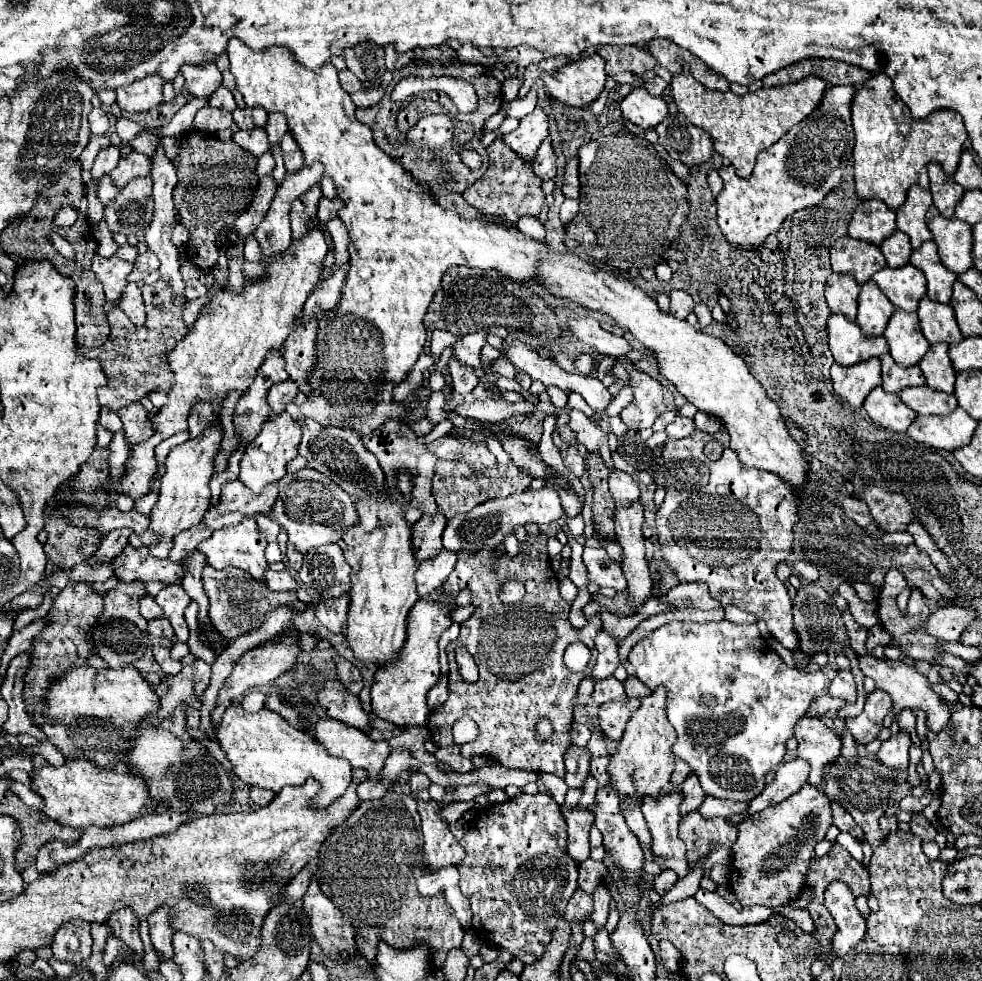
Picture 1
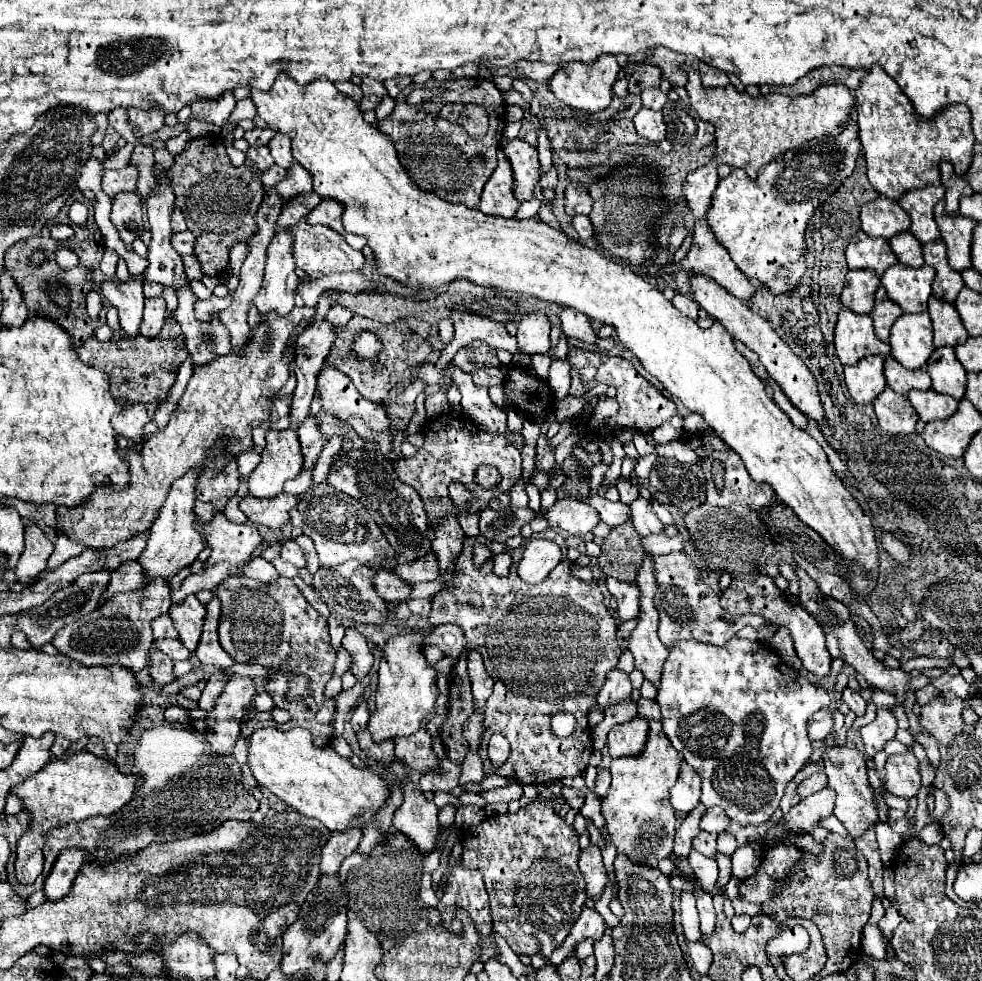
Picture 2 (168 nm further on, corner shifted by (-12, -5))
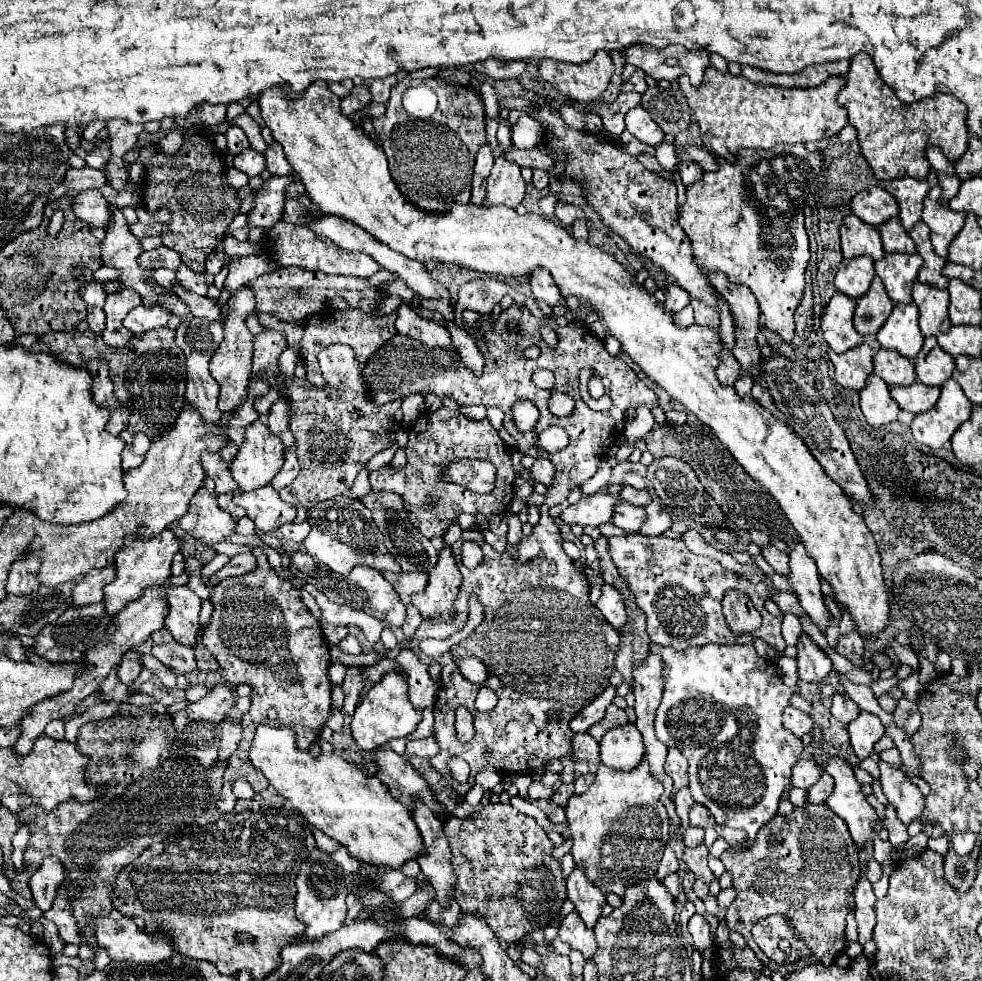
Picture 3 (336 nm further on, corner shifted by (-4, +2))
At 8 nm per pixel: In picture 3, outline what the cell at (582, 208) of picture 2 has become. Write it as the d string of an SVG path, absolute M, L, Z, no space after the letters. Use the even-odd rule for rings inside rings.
M557 202L555 206L555 218L563 224L563 226L571 226L577 218L587 218L585 212L577 206L571 206L571 204L563 204L563 202Z

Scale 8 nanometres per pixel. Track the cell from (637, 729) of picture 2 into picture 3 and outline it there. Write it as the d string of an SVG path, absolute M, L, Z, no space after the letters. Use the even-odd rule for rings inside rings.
M633 724L613 728L601 740L601 762L613 770L633 770L643 760L645 746Z

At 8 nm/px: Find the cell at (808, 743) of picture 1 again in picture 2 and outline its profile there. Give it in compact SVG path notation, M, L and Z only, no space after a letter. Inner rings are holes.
M827 747L823 753L823 763L825 763L825 773L829 777L829 787L837 793L835 799L835 815L837 819L847 827L851 837L861 837L865 829L869 829L877 821L877 811L873 805L871 797L871 787L867 781L867 765L865 757L859 753L859 749L851 747Z

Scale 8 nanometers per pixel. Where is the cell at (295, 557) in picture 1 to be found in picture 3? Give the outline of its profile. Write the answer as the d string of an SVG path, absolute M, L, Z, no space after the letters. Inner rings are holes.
M307 520L301 522L301 524L289 522L289 524L283 524L283 526L279 528L283 540L287 540L287 542L297 542L297 544L303 542L303 538L309 534L309 530L311 530L311 528L309 528L309 522L307 522Z

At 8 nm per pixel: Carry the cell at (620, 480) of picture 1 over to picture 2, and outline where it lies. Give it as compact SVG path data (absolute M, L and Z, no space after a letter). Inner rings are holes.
M637 497L629 507L631 507L633 525L635 525L635 529L637 529L637 533L641 537L647 537L647 535L653 535L653 533L661 533L663 523L657 519L649 499Z

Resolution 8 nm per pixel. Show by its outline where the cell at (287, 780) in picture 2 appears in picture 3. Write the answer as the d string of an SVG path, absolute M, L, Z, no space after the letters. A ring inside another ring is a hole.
M259 726L253 748L251 748L251 762L253 766L263 772L263 776L269 780L269 784L287 800L293 802L293 806L307 814L307 822L321 832L325 832L329 838L335 838L341 846L347 848L349 856L371 864L371 866L387 866L387 868L401 868L409 860L417 860L421 854L425 854L425 844L421 834L417 832L415 820L411 816L411 810L397 802L389 790L385 790L385 784L373 776L365 776L355 764L349 764L345 758L337 754L321 754L313 758L309 752L301 752L295 746L295 734L287 728L269 728Z

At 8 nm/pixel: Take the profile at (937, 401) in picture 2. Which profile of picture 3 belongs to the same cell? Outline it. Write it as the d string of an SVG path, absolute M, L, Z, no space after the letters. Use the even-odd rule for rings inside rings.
M913 382L909 386L891 386L891 398L897 406L911 414L921 414L931 410L939 398L939 386L925 386L921 382Z

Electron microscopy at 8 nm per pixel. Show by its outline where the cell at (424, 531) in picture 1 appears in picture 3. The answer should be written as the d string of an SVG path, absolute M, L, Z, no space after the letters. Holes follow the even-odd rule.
M387 572L383 574L385 580L397 590L397 594L401 596L413 596L413 594L421 594L427 586L427 574L393 574L393 572Z

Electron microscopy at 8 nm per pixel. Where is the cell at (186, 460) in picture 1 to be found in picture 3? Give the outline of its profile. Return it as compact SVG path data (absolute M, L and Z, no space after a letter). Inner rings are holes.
M163 530L151 540L137 540L137 538L127 538L123 546L115 554L115 568L117 568L117 578L109 582L103 592L105 592L105 614L115 616L125 608L127 602L137 600L143 596L145 588L151 586L163 586L165 580L171 576L171 560L175 552L181 548L181 542L171 530Z

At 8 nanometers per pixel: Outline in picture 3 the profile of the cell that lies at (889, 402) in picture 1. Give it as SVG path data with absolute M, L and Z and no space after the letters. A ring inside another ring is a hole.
M877 374L867 378L865 390L859 392L859 406L867 423L875 428L895 422L899 406L889 396L889 388Z

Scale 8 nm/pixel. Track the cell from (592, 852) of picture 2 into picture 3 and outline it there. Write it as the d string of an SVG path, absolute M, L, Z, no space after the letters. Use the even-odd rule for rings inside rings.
M581 866L575 868L567 878L567 898L575 904L575 910L585 926L593 928L605 906L605 894L601 894L595 886L589 886L589 880L585 878L585 870L581 870Z

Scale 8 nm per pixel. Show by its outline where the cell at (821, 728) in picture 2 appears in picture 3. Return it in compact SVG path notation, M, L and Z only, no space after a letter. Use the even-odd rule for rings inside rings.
M791 706L783 714L783 726L791 734L797 734L797 738L801 738L803 734L811 732L811 728L813 728L809 714L805 714L805 712L797 710L797 708L791 708Z

